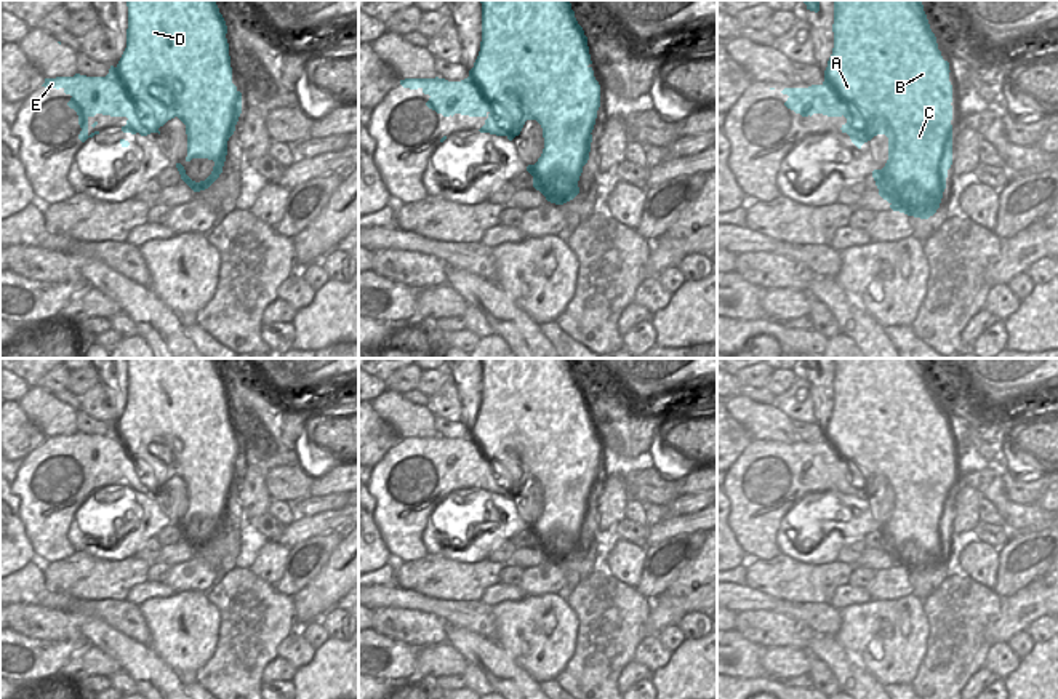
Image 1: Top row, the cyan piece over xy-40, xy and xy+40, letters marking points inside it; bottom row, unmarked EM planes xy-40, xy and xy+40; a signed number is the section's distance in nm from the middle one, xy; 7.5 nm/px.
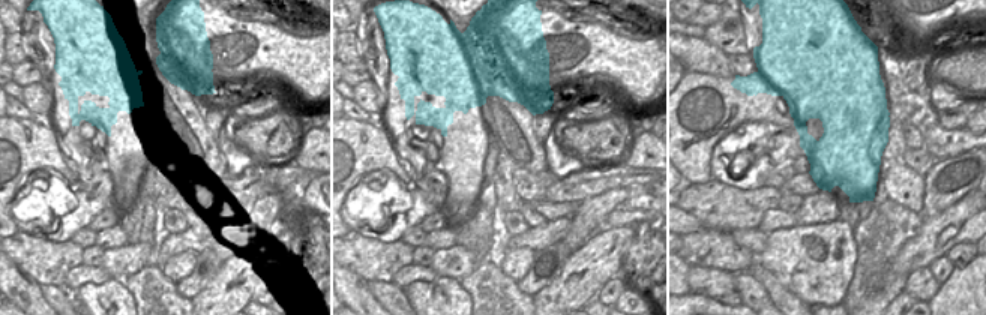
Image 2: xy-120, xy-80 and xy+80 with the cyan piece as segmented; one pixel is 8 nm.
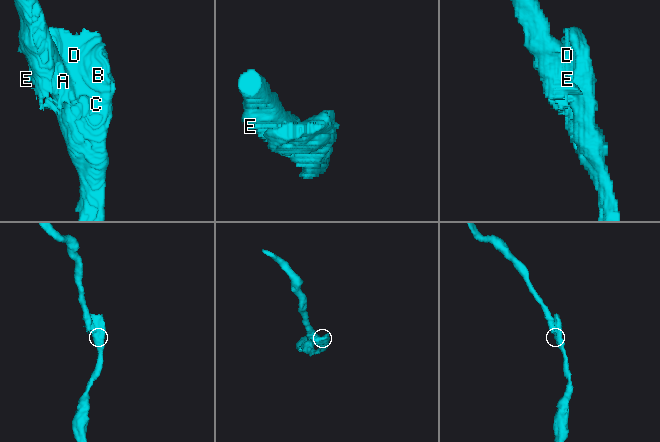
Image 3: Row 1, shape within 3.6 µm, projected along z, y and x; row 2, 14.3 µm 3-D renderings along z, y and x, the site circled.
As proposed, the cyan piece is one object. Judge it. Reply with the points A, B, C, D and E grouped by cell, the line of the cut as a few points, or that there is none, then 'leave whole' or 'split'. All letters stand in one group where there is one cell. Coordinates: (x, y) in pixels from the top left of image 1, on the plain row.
groups A B C D E; cut none; leave whole

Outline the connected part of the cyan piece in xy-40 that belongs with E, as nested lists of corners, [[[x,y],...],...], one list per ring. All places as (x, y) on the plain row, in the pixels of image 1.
[[[126,358],[126,365],[126,406],[106,435],[75,432],[45,437],[42,445],[62,446],[72,454],[67,464],[78,473],[82,501],[99,493],[99,489],[88,491],[88,477],[96,472],[126,475],[122,489],[141,494],[160,493],[158,486],[178,475],[186,483],[186,520],[208,517],[214,520],[214,525],[211,533],[200,541],[192,539],[181,521],[176,521],[176,526],[194,550],[205,549],[222,531],[227,499],[242,472],[242,451],[232,441],[226,379],[216,358]]]

